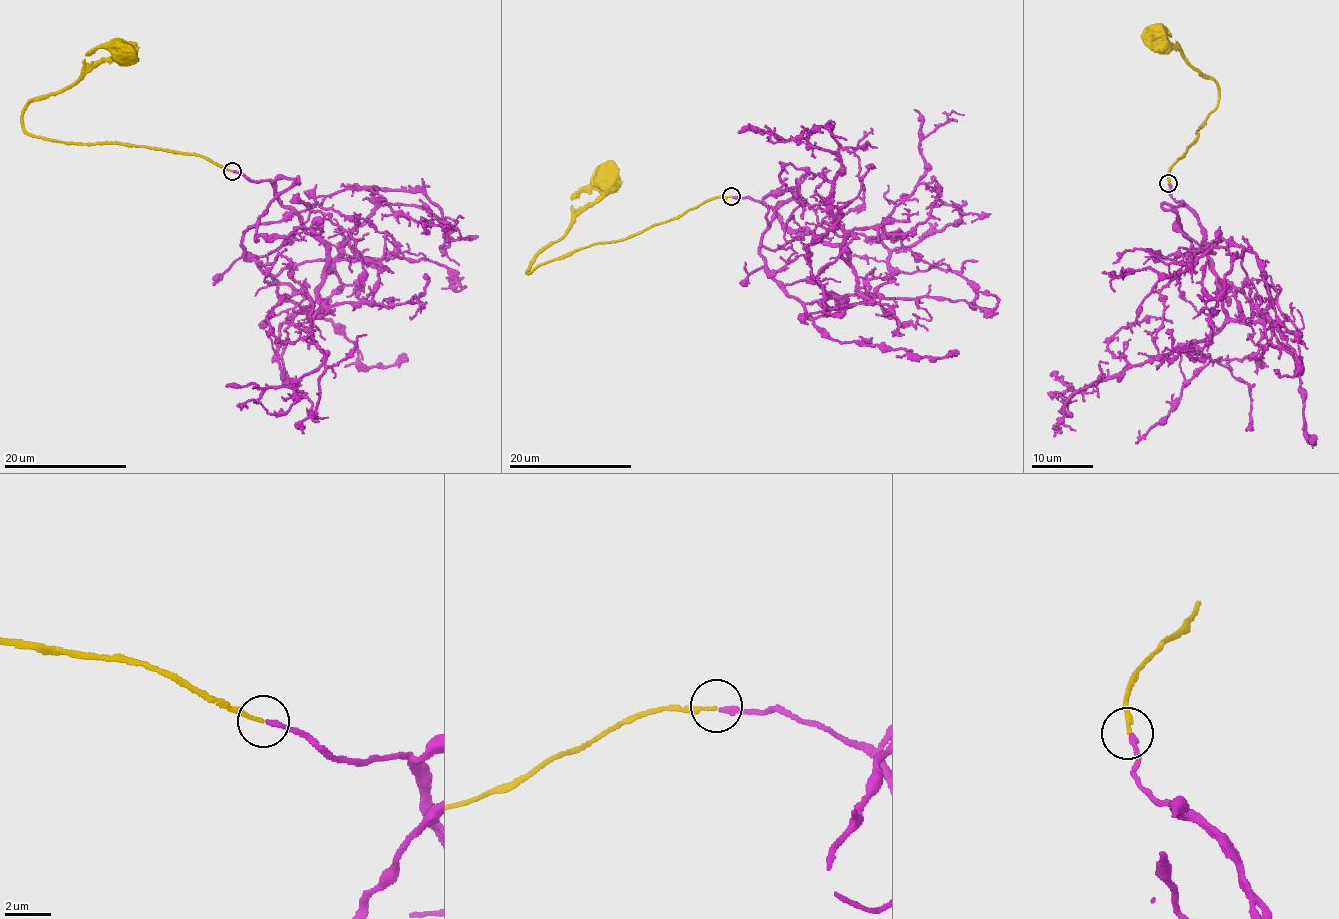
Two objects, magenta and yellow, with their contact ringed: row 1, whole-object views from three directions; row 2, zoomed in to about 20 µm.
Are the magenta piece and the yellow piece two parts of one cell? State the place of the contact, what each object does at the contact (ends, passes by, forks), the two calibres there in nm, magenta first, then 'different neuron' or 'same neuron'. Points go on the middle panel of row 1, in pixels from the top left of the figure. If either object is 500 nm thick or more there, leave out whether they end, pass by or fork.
place (731, 196); magenta ends; yellow ends; calibres 220 and 150 nm; same neuron

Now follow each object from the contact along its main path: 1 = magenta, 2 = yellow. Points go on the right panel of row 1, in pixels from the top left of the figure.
1: (1169, 184), (1200, 228), (1222, 309), (1259, 322), (1267, 342), (1262, 353), (1208, 362), (1135, 442)
2: (1168, 184), (1176, 161), (1218, 103), (1218, 84), (1176, 47), (1157, 39)

